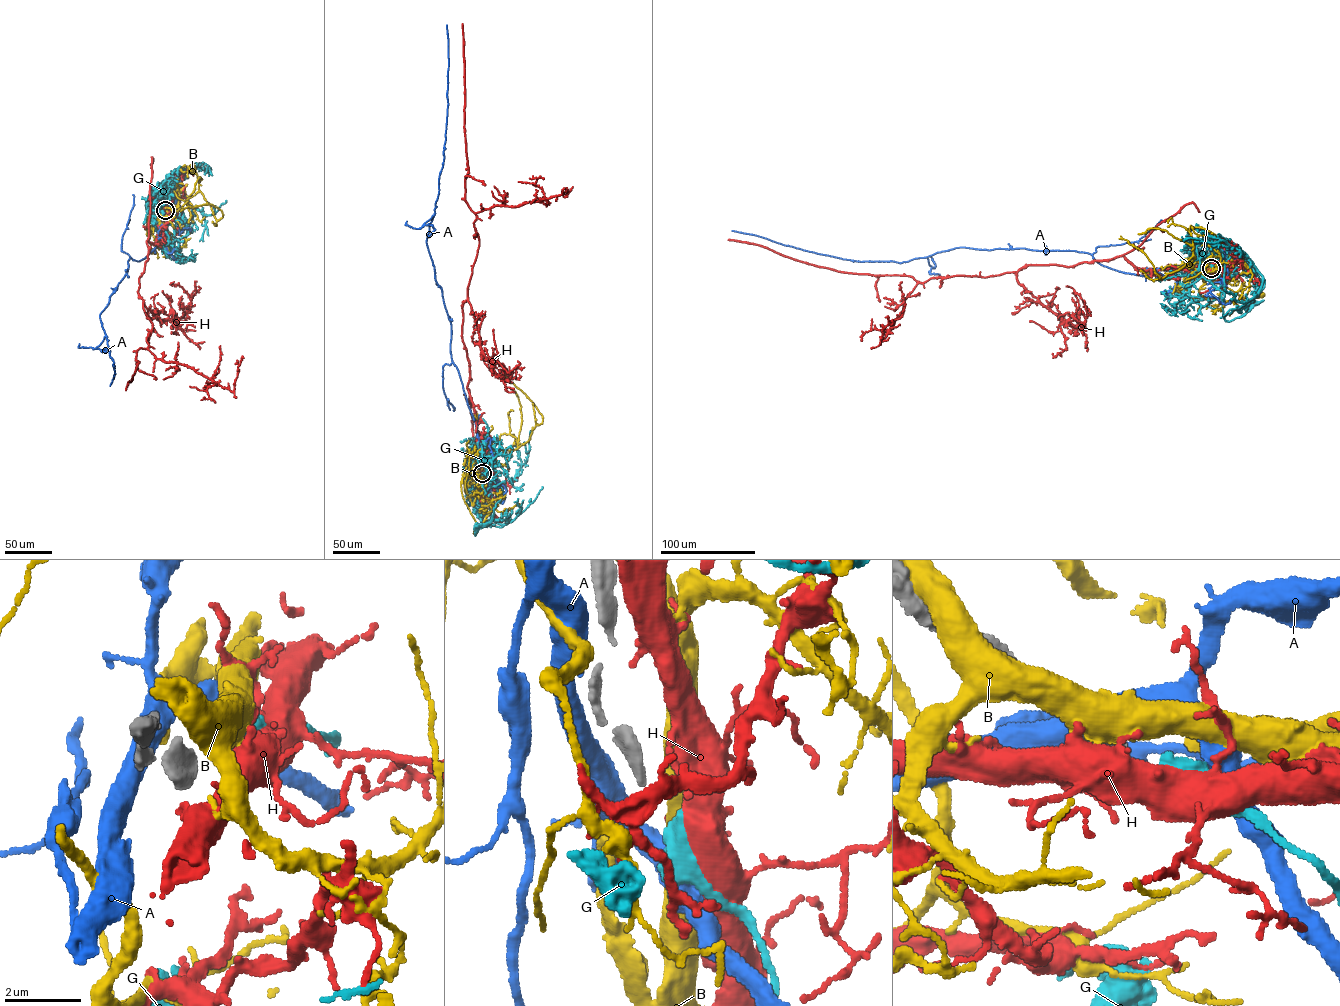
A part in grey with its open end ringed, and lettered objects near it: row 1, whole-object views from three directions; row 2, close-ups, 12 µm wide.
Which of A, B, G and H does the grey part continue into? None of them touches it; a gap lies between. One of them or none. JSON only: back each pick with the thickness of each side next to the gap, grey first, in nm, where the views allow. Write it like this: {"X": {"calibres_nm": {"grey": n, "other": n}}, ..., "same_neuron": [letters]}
{"same_neuron": []}

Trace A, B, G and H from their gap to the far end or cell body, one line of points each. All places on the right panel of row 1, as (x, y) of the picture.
A: (1211, 268), (1142, 276), (1104, 266), (1087, 253), (1021, 248), (957, 247), (901, 263), (857, 261), (732, 230)
B: (1211, 268), (1205, 264), (1206, 272), (1201, 278), (1220, 282), (1243, 300), (1262, 294)
G: (1212, 269), (1222, 275), (1240, 252), (1227, 249), (1231, 254), (1221, 295), (1224, 320), (1242, 315), (1251, 303)
H: (1210, 268), (1141, 269), (1122, 256), (920, 282), (905, 275), (837, 271), (728, 240)

